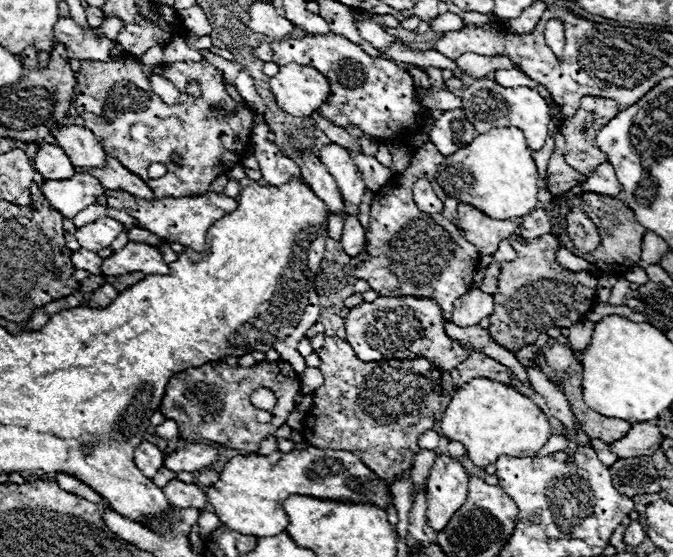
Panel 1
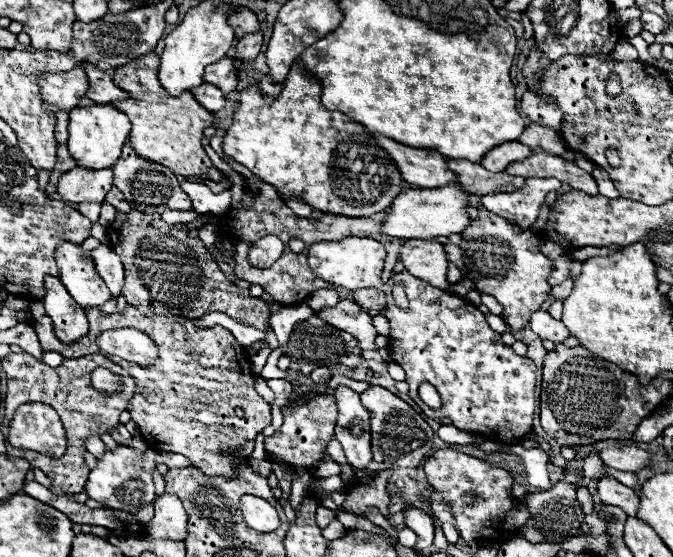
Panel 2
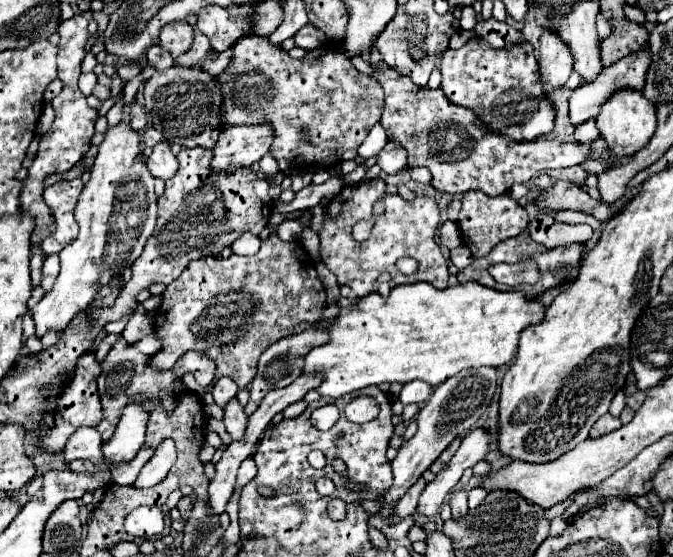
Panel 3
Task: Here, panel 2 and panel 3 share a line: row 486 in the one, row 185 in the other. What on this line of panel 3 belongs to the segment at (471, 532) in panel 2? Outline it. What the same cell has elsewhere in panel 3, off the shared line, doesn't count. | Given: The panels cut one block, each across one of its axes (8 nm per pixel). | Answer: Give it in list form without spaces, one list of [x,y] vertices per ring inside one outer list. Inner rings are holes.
[[[384,62],[372,66],[372,76],[386,92],[384,114],[380,118],[388,138],[398,142],[408,152],[408,166],[426,166],[432,172],[432,186],[454,196],[466,190],[482,190],[488,196],[506,194],[516,182],[530,182],[542,170],[570,168],[584,162],[588,156],[608,160],[606,142],[598,138],[594,146],[570,144],[560,140],[532,140],[518,142],[514,138],[494,134],[470,108],[454,106],[442,90],[420,88],[410,78],[400,76]]]

